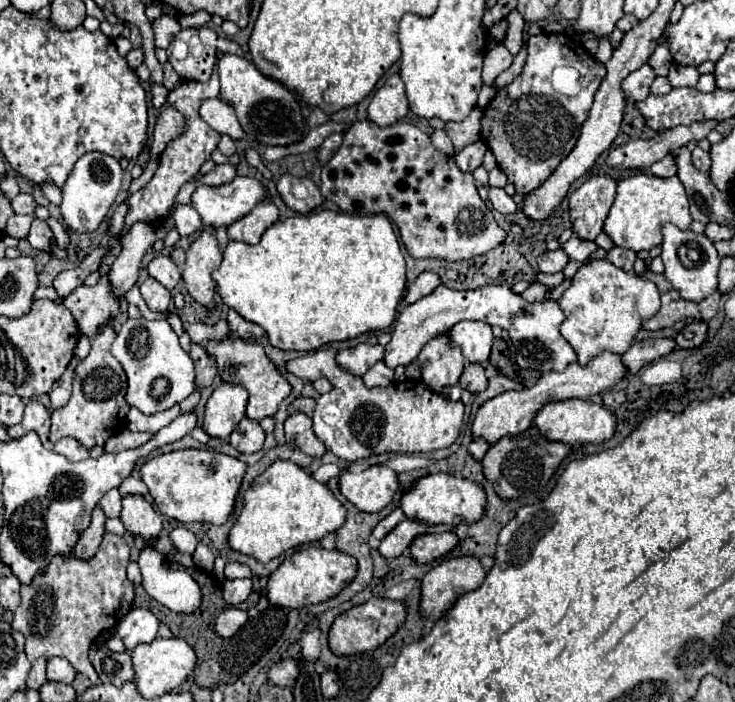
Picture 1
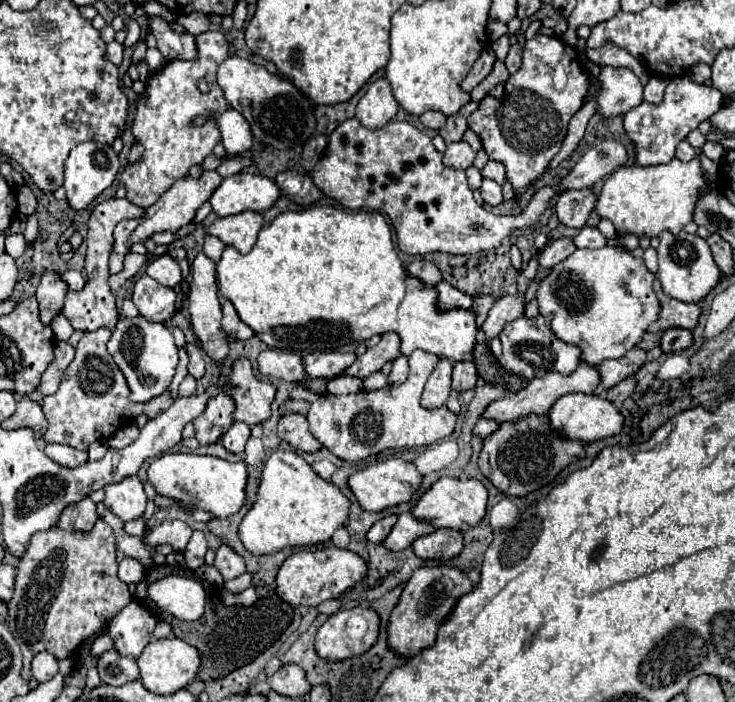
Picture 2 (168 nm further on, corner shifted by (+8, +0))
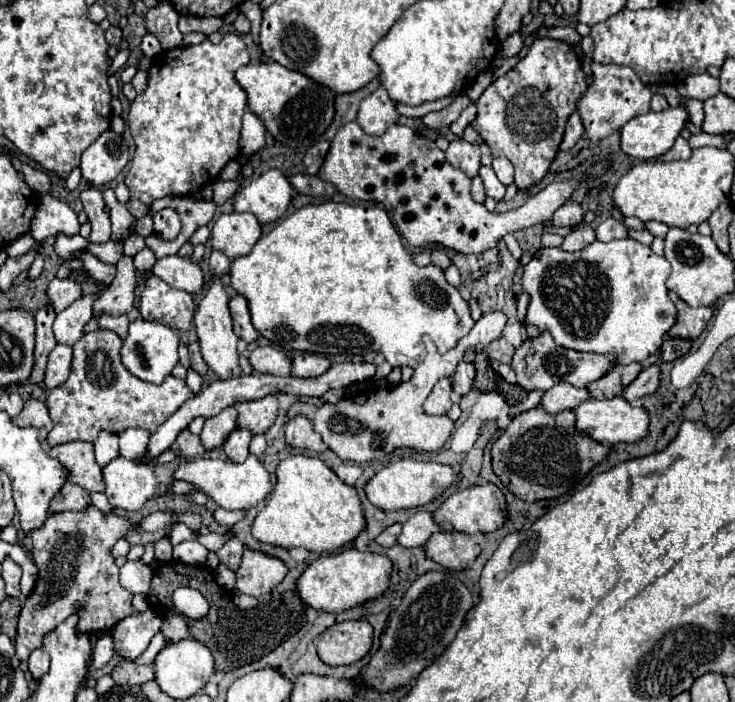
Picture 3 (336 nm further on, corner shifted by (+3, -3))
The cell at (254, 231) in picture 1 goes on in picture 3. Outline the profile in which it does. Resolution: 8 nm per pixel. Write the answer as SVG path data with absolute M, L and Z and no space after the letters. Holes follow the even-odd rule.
M221 214L211 230L211 246L225 254L229 260L251 252L261 236L261 224L253 214Z

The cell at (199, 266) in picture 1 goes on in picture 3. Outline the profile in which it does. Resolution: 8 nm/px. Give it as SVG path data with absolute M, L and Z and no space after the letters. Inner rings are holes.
M213 276L211 288L205 294L205 298L199 302L197 312L195 312L195 328L197 328L197 336L199 336L199 342L201 342L203 360L207 362L207 366L221 380L227 380L227 378L233 378L233 376L241 376L239 356L237 356L237 342L239 342L239 338L233 334L233 324L231 324L231 314L229 314L227 302L229 302L229 298L225 294L225 288L223 288L221 280Z

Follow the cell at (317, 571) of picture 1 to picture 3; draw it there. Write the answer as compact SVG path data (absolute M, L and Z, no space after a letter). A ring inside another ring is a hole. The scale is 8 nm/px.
M347 548L339 554L327 554L311 562L297 580L297 592L311 608L329 614L341 614L349 608L369 602L371 598L383 596L383 592L389 588L391 570L393 564L387 556Z

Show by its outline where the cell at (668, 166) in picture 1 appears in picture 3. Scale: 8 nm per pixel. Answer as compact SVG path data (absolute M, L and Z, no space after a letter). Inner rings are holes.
M685 106L637 116L621 128L621 150L637 162L661 156L673 146L687 120Z

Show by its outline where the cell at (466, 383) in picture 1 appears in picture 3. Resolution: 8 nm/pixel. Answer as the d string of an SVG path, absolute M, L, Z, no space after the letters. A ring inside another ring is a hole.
M459 362L457 364L457 370L455 370L455 376L451 380L451 386L453 386L453 392L457 396L465 396L471 388L473 388L473 378L475 378L475 368L473 364L469 362Z

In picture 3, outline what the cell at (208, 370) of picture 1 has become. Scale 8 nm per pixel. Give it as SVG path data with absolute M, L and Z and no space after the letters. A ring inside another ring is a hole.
M191 342L189 344L189 358L191 358L191 368L197 370L201 376L207 374L207 364L199 352L199 342Z

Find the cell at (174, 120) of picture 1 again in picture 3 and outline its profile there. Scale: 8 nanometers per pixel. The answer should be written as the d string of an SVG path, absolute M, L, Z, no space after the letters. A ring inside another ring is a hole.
M131 198L131 200L127 202L127 208L129 208L129 212L131 212L135 218L143 218L143 216L147 216L149 210L151 210L147 204L143 204L141 200L135 200L135 198Z

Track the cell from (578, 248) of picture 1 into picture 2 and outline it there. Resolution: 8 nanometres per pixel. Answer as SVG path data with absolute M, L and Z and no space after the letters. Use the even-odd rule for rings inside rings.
M582 227L580 233L572 241L578 249L598 249L606 245L606 237L598 229L592 229L592 227Z

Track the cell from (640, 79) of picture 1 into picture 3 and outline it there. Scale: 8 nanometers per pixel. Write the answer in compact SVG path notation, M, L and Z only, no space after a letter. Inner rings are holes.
M591 62L591 84L587 86L585 94L577 98L577 112L581 116L581 122L585 126L585 138L589 142L599 142L613 132L621 130L623 124L627 124L631 118L647 114L649 112L649 102L651 102L651 90L647 84L639 80L639 76L627 68L627 66L617 66L617 64L597 64Z

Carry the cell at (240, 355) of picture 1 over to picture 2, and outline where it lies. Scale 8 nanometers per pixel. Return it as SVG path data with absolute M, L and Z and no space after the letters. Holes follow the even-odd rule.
M238 357L232 363L230 373L222 373L218 383L236 403L234 421L256 425L270 417L270 403L274 401L276 387L270 381L254 377L252 365L246 357Z

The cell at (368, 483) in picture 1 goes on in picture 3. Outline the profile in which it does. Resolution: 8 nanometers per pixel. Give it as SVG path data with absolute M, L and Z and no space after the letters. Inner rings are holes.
M399 460L395 464L389 464L381 472L377 472L365 486L365 492L377 508L385 510L399 510L399 508L417 508L423 504L429 504L431 500L439 498L449 486L459 482L463 476L459 470L447 464L439 462L419 462L419 460Z

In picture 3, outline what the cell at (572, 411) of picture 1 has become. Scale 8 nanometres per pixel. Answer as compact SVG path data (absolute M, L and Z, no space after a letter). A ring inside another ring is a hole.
M615 396L611 400L597 400L597 398L589 398L585 400L579 408L575 408L575 416L577 416L577 430L581 434L591 436L597 442L603 444L619 444L619 442L637 442L641 438L645 438L649 434L649 414L643 406L633 406L629 404L623 396Z

